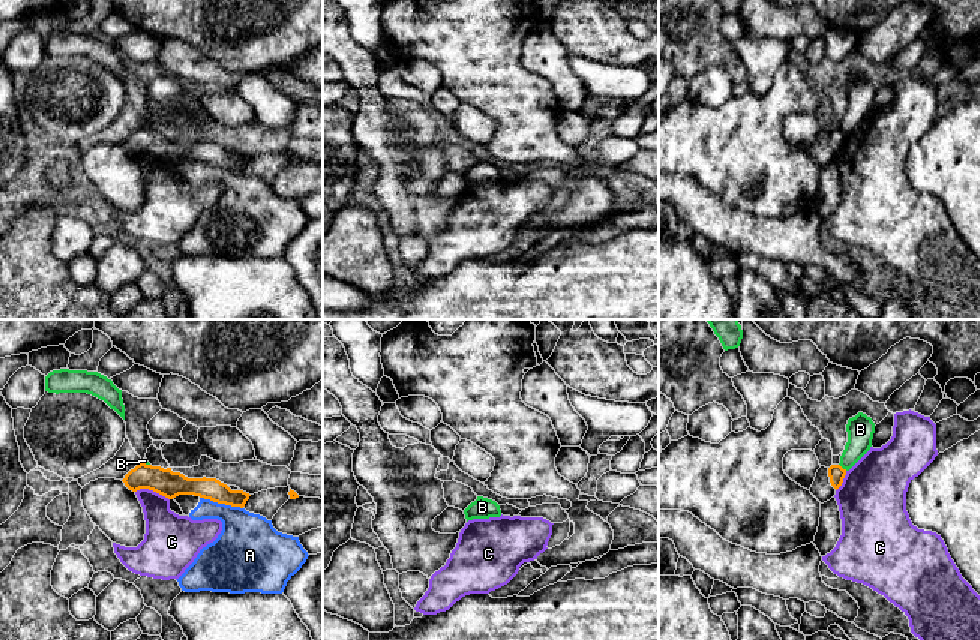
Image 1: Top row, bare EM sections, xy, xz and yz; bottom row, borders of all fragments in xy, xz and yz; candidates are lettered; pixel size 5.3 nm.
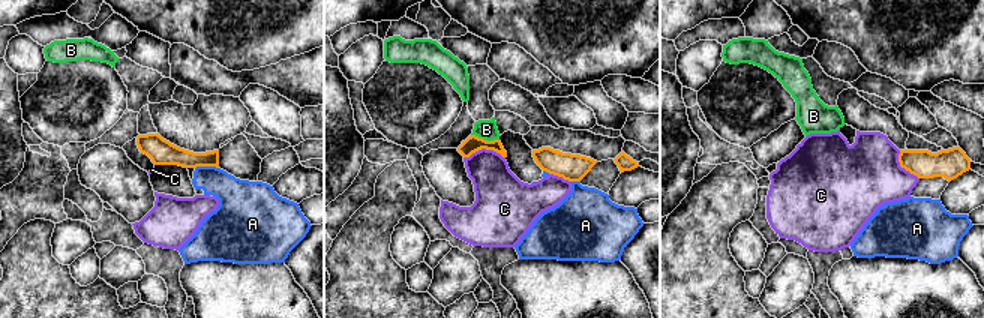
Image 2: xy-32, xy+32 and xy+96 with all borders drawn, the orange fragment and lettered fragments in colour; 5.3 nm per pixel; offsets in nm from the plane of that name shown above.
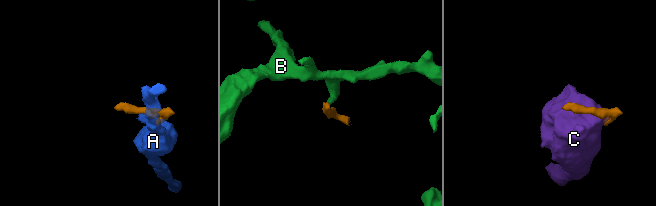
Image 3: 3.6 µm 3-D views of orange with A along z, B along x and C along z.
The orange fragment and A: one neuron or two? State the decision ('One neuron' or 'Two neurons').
Two neurons

